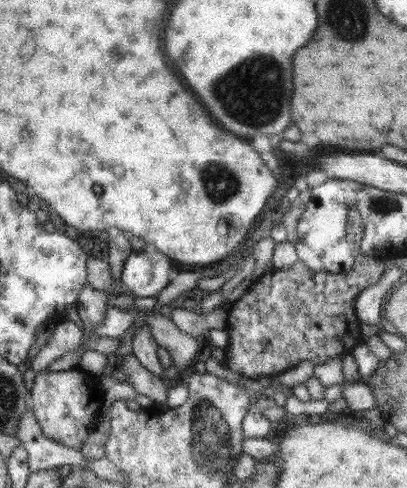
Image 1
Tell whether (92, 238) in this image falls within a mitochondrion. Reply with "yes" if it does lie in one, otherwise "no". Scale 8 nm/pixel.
no

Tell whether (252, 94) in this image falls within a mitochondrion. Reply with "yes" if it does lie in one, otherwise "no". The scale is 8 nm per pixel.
yes

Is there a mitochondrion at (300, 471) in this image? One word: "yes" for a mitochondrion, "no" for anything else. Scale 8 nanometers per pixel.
no

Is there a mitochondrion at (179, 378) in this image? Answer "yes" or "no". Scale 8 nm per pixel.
no

